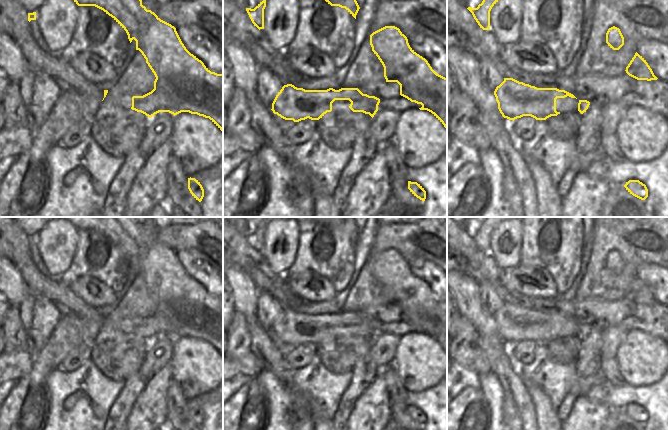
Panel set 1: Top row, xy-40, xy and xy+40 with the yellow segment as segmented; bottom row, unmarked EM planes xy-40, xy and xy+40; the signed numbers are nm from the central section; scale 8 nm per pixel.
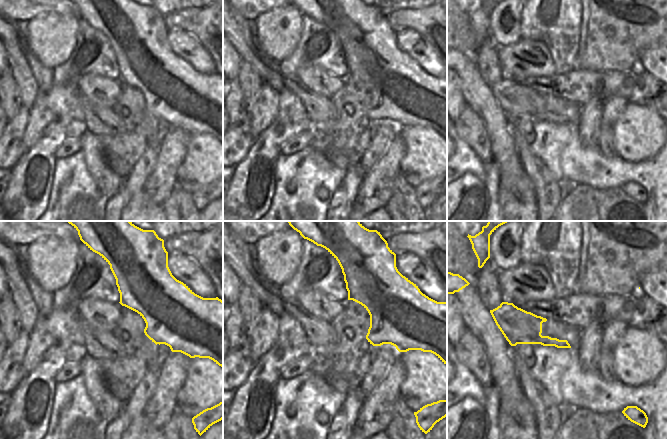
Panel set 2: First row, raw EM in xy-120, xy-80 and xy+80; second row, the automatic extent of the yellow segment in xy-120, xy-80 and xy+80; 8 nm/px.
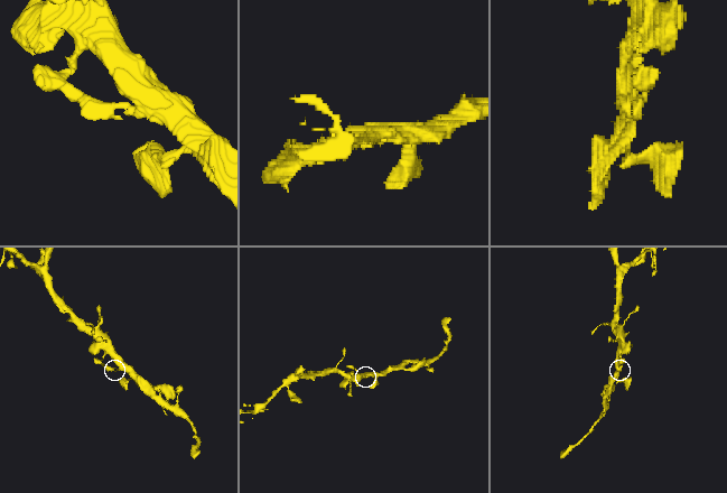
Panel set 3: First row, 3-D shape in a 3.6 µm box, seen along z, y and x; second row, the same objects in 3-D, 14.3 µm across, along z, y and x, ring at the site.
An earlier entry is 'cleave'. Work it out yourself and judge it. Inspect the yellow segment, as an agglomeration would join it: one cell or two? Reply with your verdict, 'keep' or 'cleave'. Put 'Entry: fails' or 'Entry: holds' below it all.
keep
Entry: fails

